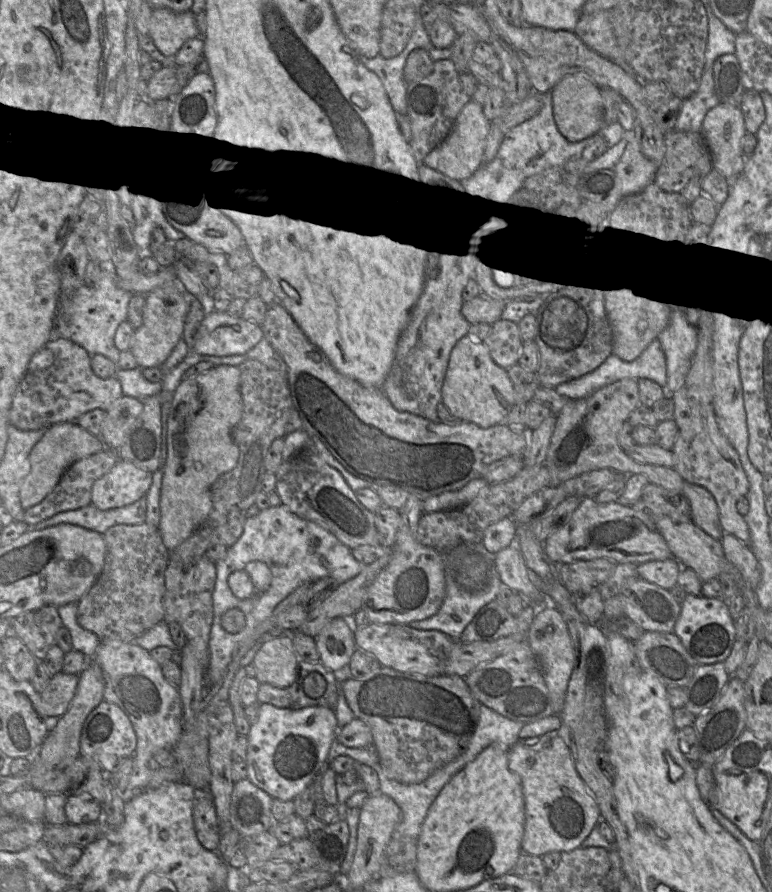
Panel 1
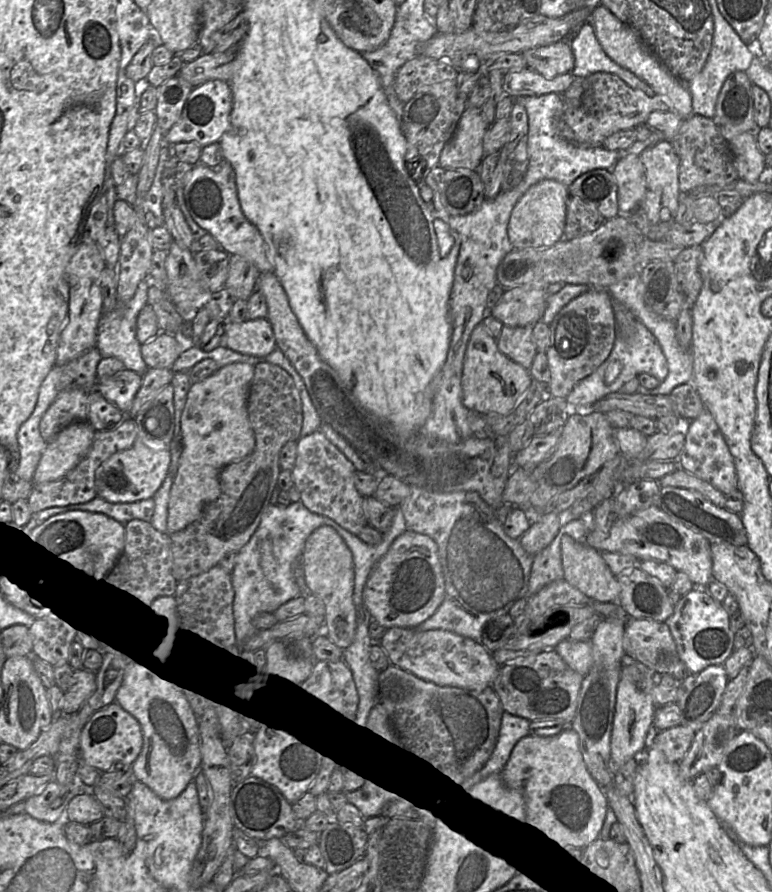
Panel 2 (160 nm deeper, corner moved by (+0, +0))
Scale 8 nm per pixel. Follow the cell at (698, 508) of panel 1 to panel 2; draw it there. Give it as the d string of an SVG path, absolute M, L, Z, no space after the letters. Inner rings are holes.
M677 469L674 472L665 475L659 481L661 487L678 487L689 490L695 490L709 499L714 505L724 508L725 495L708 482L682 470Z

